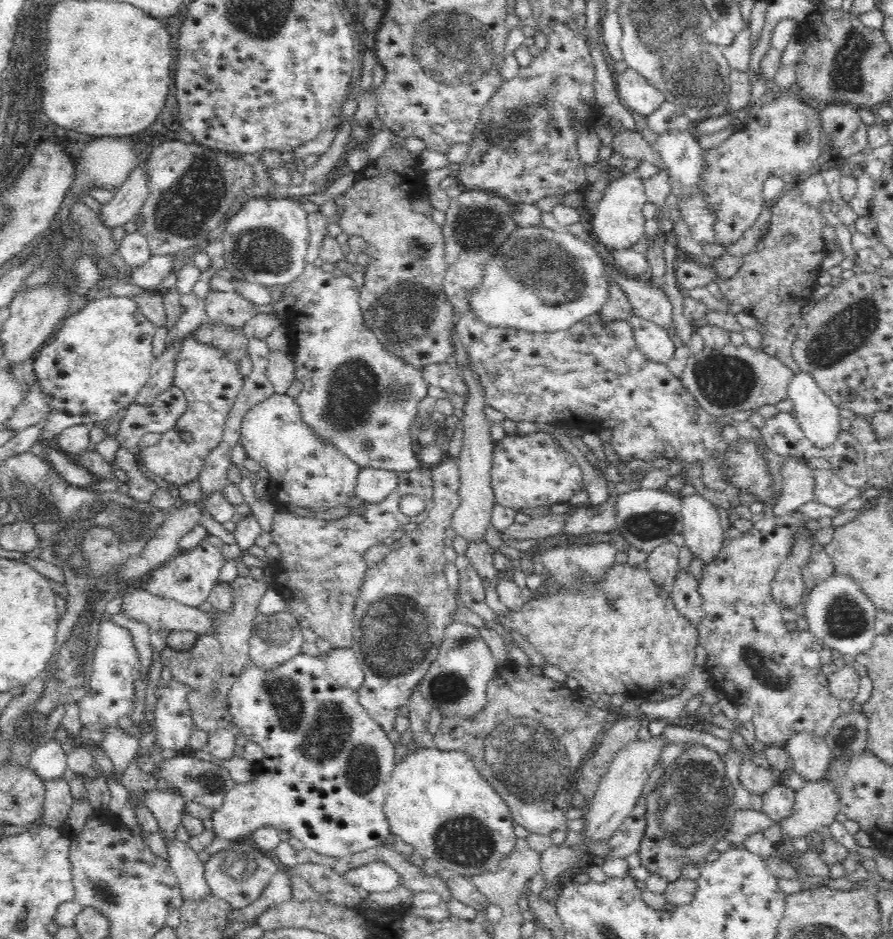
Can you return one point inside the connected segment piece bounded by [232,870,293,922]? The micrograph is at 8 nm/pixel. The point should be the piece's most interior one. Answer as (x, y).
(279, 889)

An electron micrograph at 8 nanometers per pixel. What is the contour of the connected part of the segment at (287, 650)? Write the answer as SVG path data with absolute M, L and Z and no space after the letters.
M276 612L270 616L259 613L255 617L251 634L250 663L254 664L255 668L272 671L299 656L305 643L301 630L301 624L290 612Z

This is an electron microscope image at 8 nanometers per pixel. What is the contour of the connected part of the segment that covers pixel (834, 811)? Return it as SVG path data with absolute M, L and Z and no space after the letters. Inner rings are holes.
M826 779L804 783L795 791L795 805L790 816L778 822L783 835L780 845L789 844L794 838L810 835L810 832L828 827L841 817L838 792Z

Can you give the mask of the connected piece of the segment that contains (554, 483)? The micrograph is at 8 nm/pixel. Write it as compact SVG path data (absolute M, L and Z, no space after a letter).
M544 431L533 432L527 435L506 435L501 441L495 442L493 466L491 468L491 483L495 504L514 509L532 508L537 506L552 506L555 503L568 503L582 487L583 470L580 469L574 455L564 450L550 433Z

